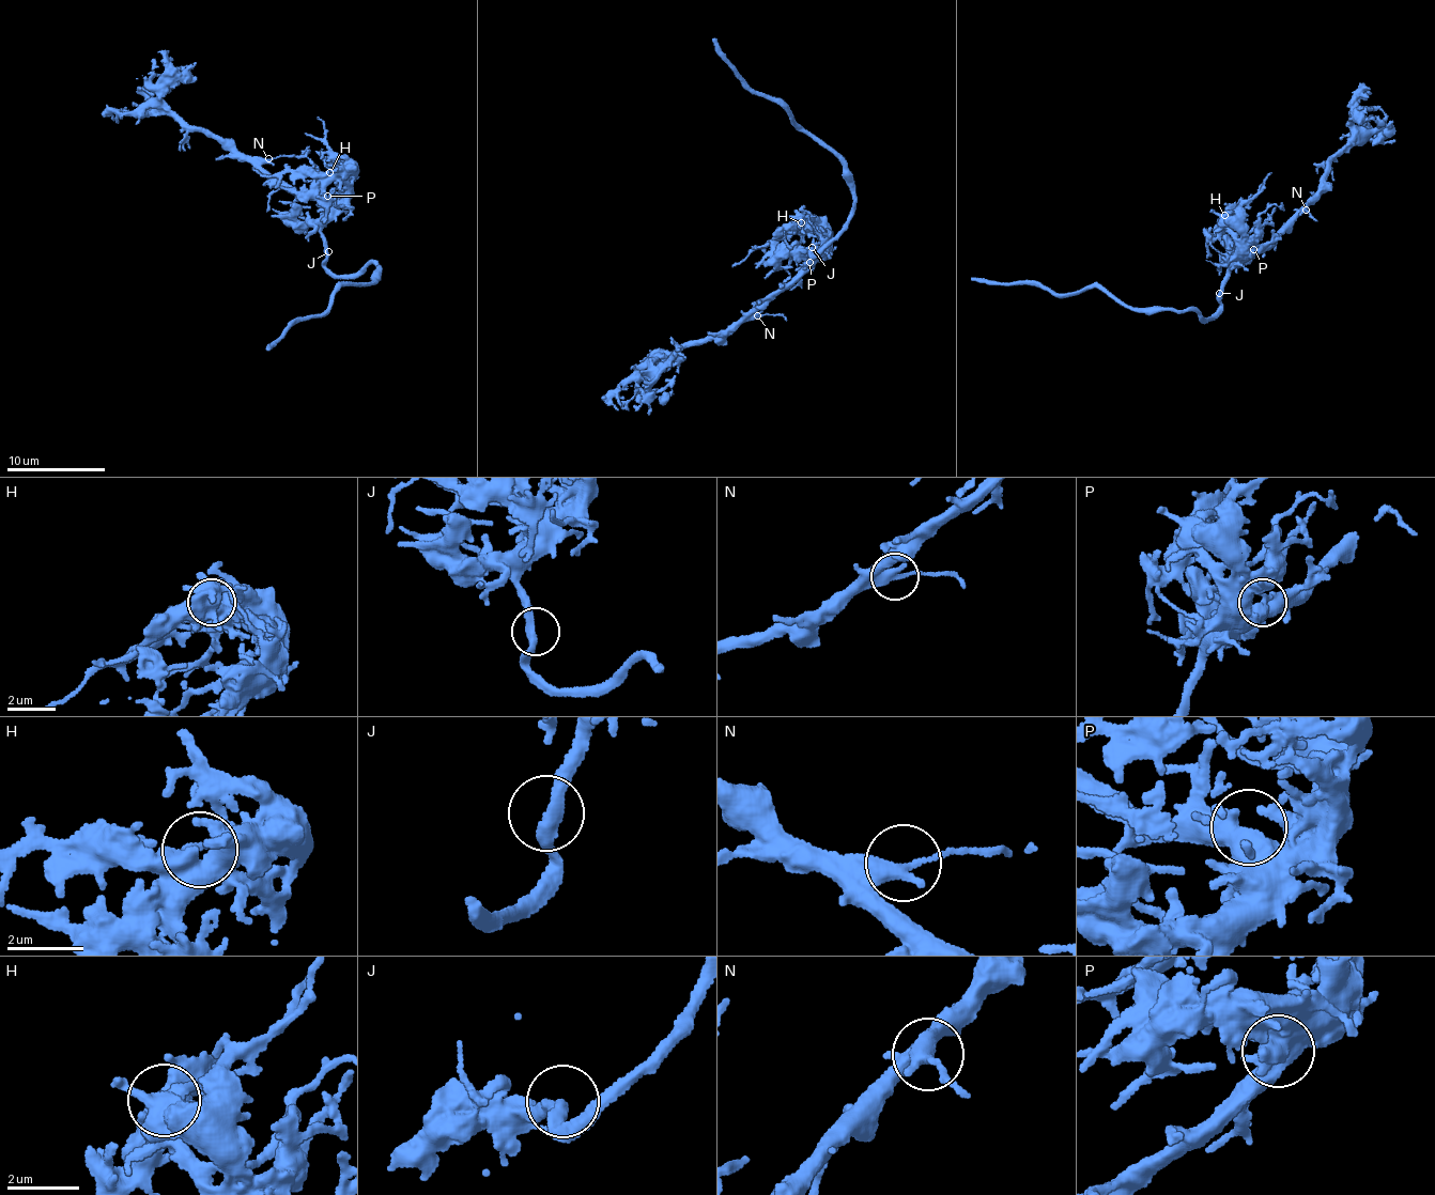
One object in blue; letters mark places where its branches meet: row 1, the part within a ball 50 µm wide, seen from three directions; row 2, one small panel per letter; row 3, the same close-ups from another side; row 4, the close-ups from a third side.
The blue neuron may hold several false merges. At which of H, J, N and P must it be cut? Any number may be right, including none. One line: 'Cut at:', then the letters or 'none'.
Cut at: none

